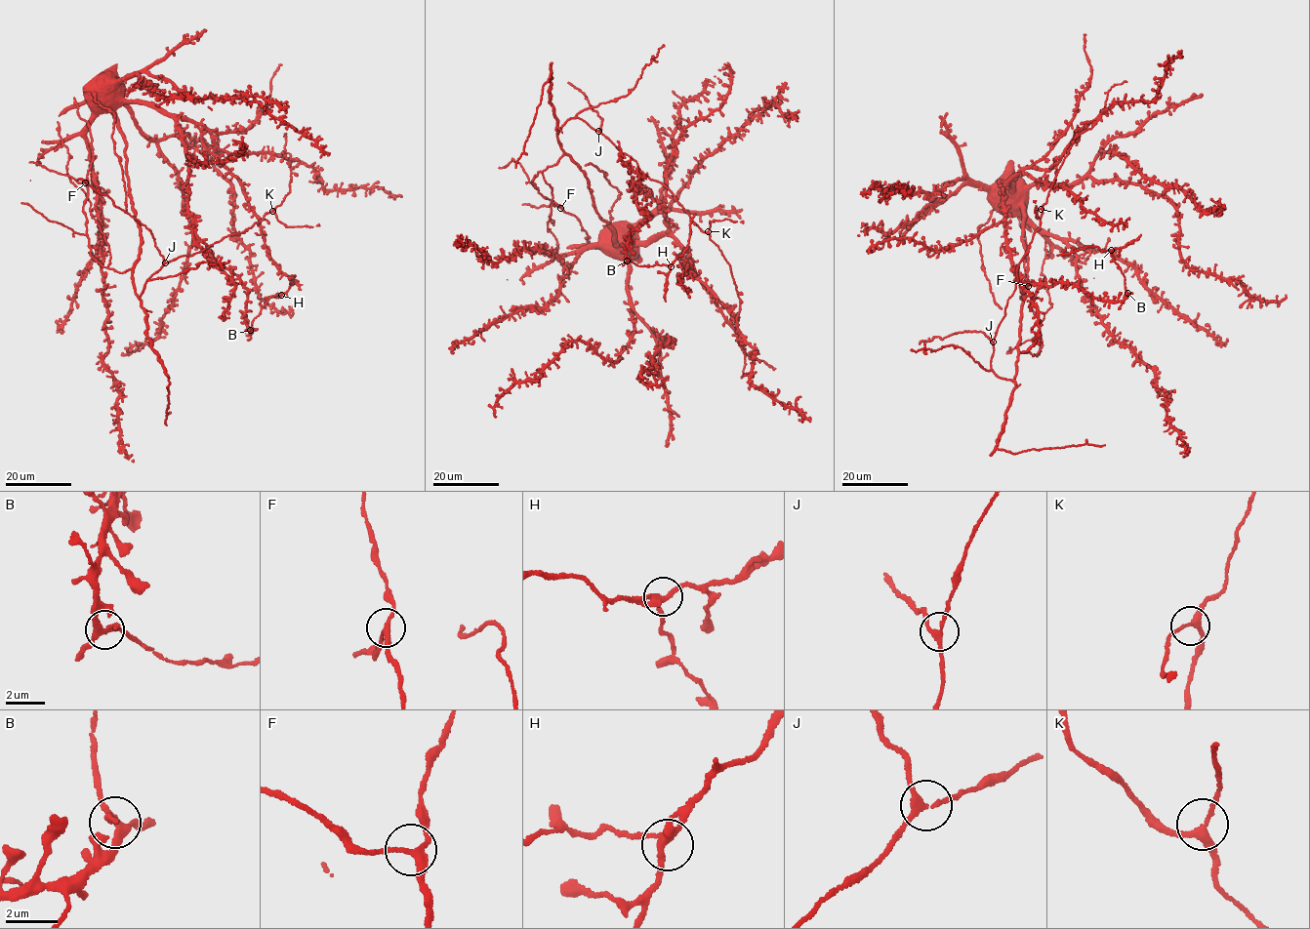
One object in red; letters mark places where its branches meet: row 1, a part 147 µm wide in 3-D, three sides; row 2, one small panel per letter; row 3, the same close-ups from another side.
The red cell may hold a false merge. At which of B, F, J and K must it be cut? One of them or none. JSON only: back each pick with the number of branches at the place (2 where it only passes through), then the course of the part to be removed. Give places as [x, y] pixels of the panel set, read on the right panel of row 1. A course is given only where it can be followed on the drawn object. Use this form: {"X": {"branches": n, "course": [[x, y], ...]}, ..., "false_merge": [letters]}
{"B": {"branches": 3, "course": [[1127, 293], [1124, 273], [1109, 249], [1088, 246], [1056, 255]]}, "false_merge": ["B"]}

